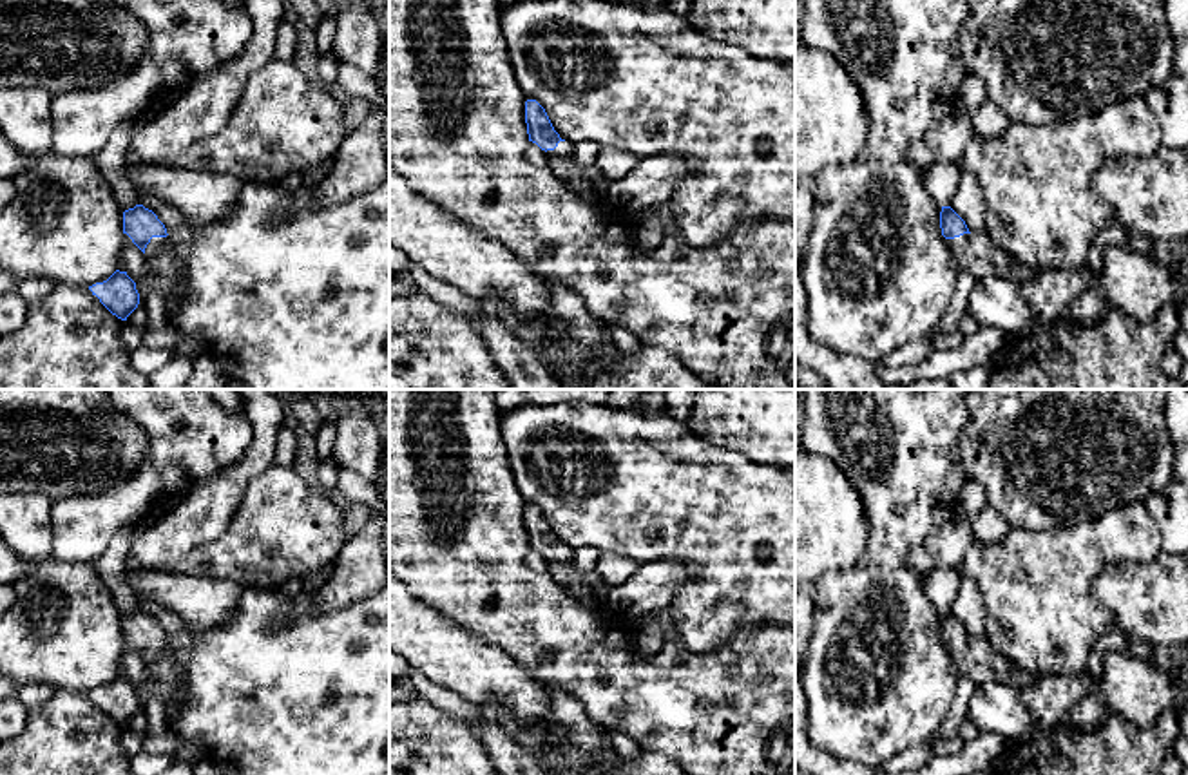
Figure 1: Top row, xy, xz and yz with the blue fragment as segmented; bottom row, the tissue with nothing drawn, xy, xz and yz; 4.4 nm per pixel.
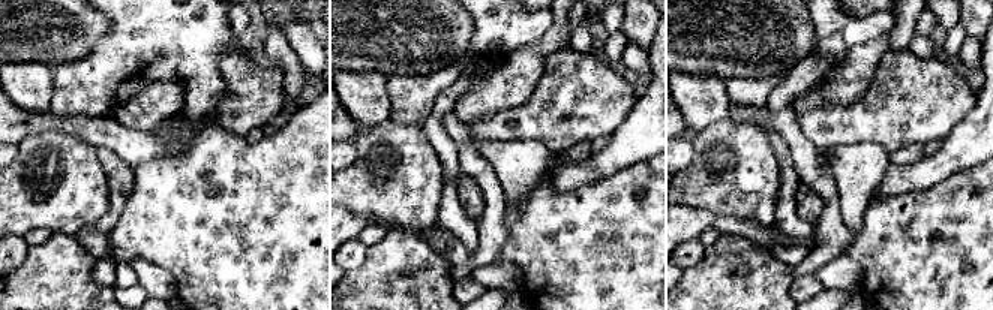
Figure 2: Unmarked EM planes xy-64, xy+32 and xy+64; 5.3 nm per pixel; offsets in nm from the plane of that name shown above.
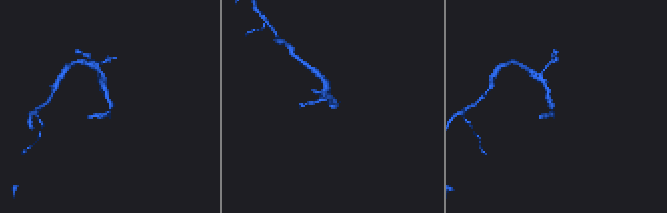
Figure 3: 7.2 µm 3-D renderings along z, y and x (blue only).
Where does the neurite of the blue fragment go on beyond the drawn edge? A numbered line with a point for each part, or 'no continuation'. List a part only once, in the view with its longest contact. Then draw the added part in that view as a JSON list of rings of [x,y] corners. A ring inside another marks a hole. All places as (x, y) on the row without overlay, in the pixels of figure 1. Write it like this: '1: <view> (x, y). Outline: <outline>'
1: xy (156, 649). Outline: [[[152,643],[150,648],[145,654],[145,661],[154,663],[161,655],[165,646],[167,646],[167,643]]]

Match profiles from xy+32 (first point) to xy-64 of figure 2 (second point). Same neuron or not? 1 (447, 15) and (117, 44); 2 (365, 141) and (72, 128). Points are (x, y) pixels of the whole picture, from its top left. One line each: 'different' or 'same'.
1: different
2: different

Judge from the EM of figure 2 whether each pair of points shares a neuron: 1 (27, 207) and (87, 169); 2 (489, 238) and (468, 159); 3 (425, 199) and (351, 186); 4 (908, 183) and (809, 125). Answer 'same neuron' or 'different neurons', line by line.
1: same neuron
2: same neuron
3: same neuron
4: different neurons

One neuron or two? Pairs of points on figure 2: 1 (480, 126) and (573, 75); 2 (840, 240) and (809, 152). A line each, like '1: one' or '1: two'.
1: one
2: one

